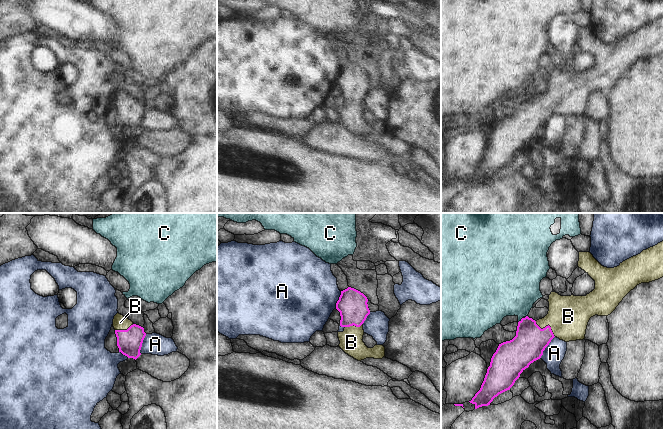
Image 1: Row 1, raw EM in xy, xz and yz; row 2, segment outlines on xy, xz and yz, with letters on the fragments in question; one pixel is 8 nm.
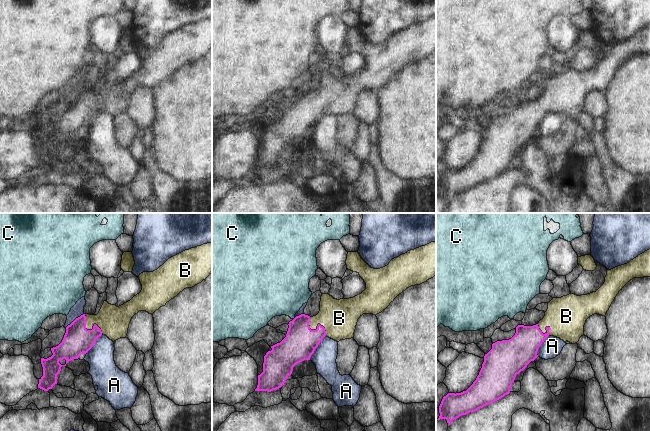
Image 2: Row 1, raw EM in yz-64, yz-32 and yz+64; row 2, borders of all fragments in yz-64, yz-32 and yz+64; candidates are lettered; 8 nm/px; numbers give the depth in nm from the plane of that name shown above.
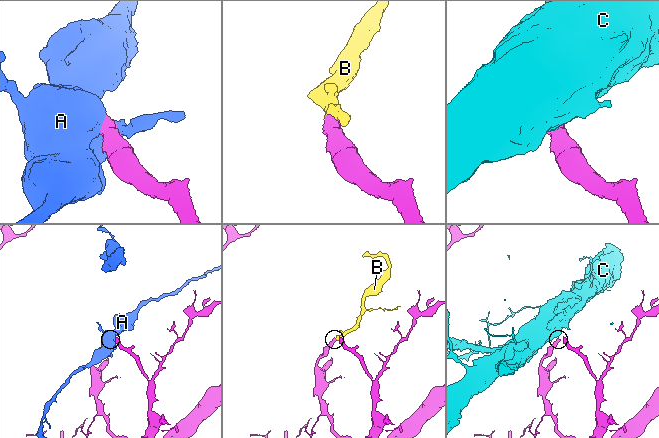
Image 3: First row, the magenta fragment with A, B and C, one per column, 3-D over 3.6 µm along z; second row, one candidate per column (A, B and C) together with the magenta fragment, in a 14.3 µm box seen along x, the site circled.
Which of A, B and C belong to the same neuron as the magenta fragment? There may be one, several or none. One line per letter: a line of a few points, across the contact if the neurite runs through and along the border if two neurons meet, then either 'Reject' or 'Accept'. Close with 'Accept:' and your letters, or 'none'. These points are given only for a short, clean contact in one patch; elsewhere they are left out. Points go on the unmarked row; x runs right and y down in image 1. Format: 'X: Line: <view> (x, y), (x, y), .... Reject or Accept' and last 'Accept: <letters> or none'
A: Reject
B: Line: yz (527, 122), (547, 102), (561, 98), (568, 92). Accept
C: Line: yz (522, 93), (518, 98). Reject
Accept: B.

